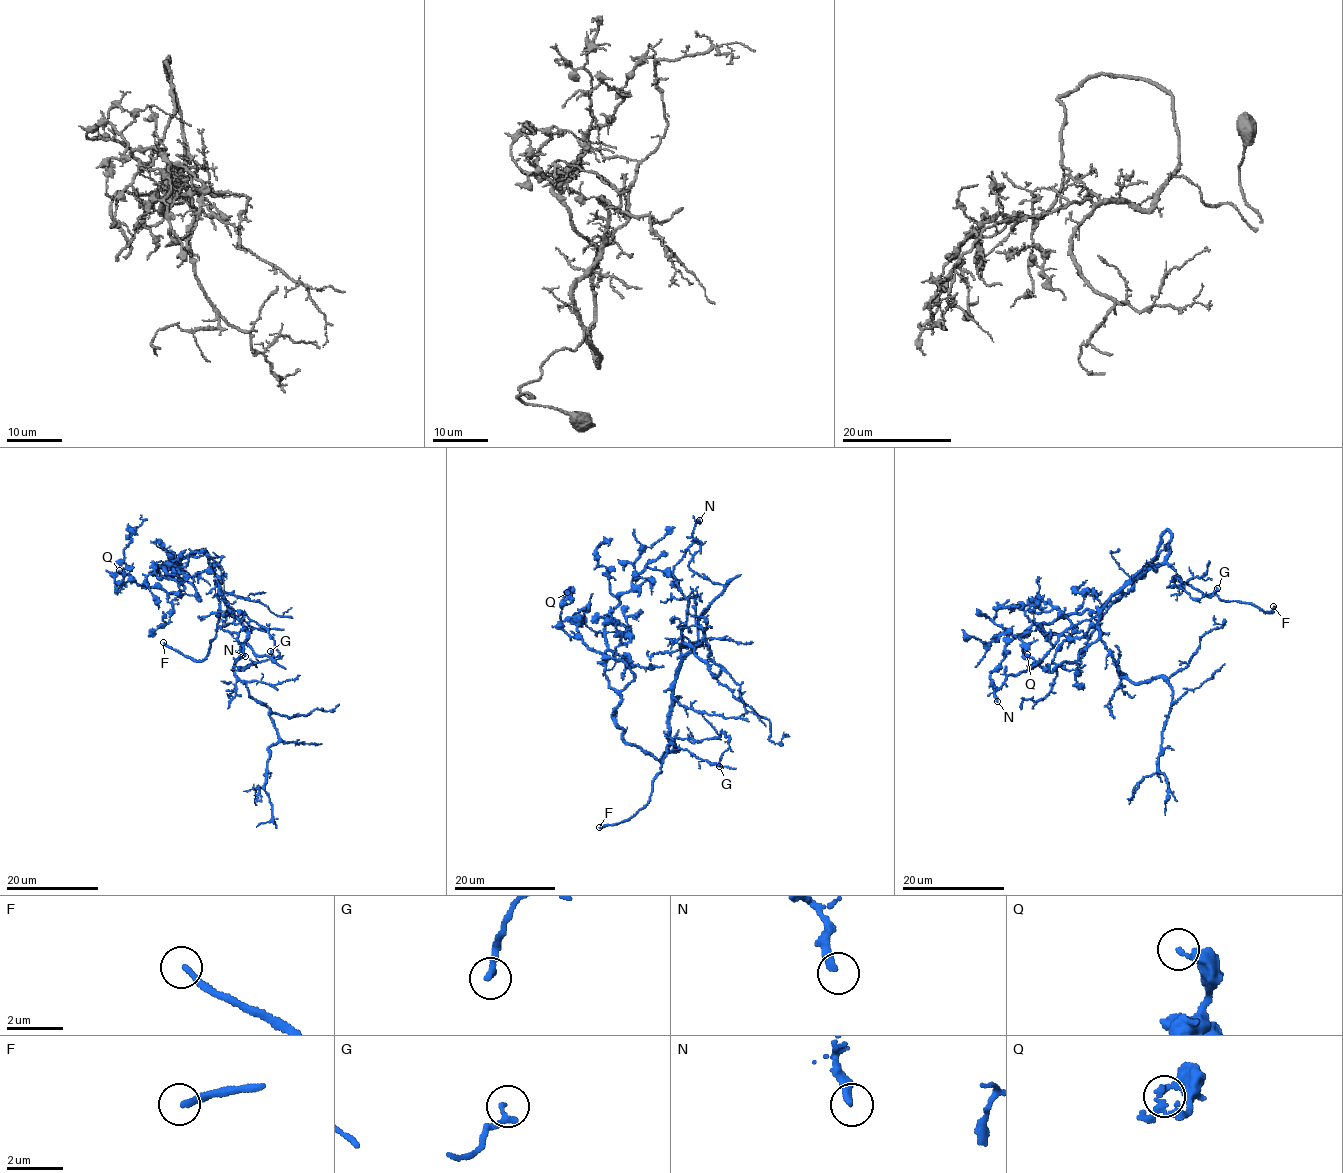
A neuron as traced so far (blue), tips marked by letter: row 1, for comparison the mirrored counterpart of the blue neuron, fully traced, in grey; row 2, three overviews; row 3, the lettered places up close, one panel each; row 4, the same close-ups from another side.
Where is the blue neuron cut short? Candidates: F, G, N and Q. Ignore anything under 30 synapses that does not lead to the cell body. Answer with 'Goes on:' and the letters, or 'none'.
Goes on: F

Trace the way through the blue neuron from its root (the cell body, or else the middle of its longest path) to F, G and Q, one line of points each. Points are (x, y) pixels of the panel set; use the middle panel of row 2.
F: (669, 719), (669, 744), (661, 772), (653, 783), (649, 803), (626, 820), (599, 827)
G: (669, 719), (669, 746), (676, 738), (699, 741), (717, 737), (721, 733), (729, 736), (729, 746), (719, 766)
Q: (669, 719), (673, 747), (661, 762), (624, 739), (614, 710), (633, 673), (563, 629), (567, 592)

